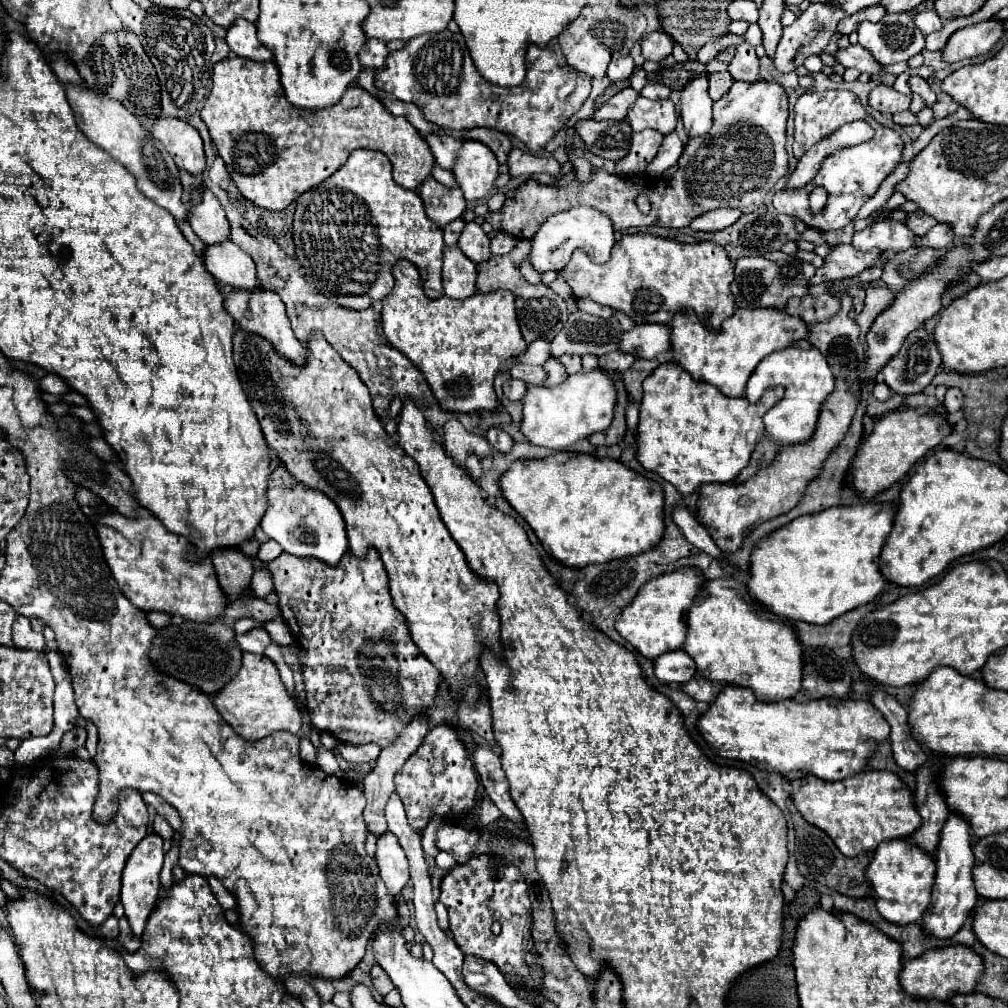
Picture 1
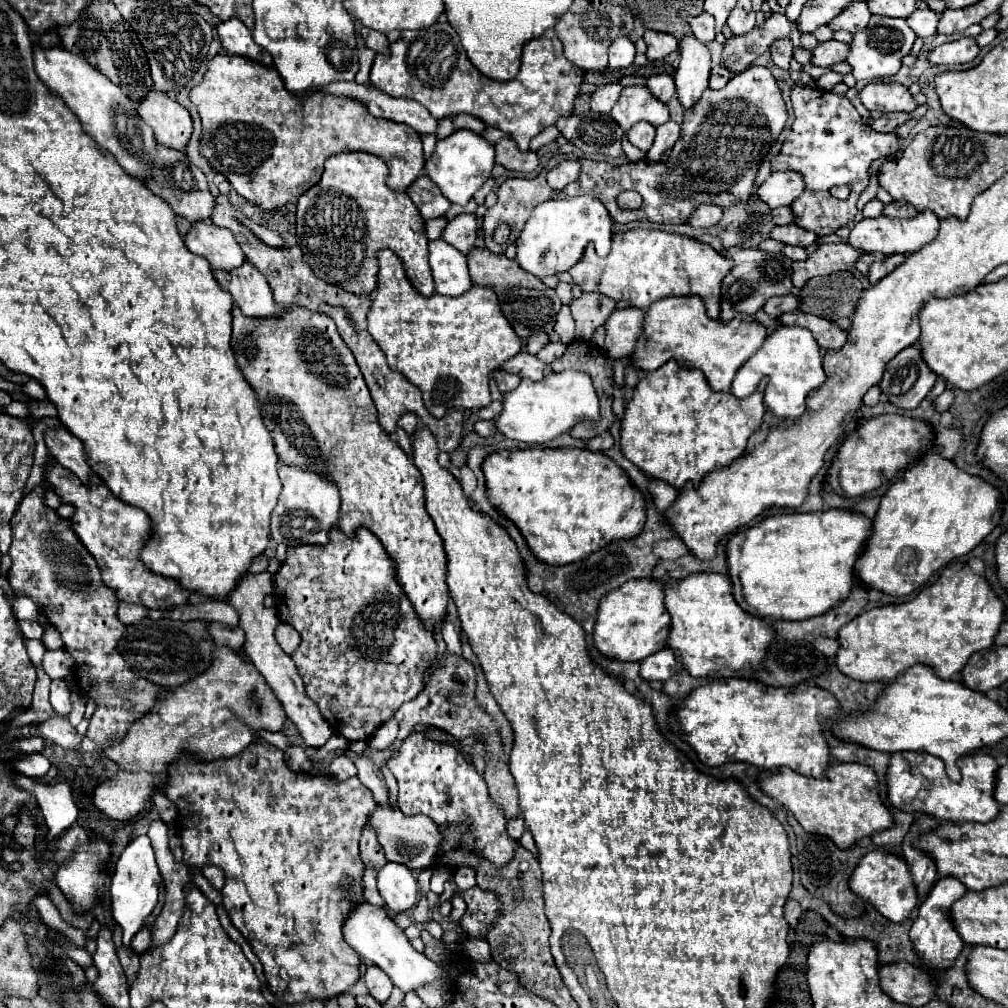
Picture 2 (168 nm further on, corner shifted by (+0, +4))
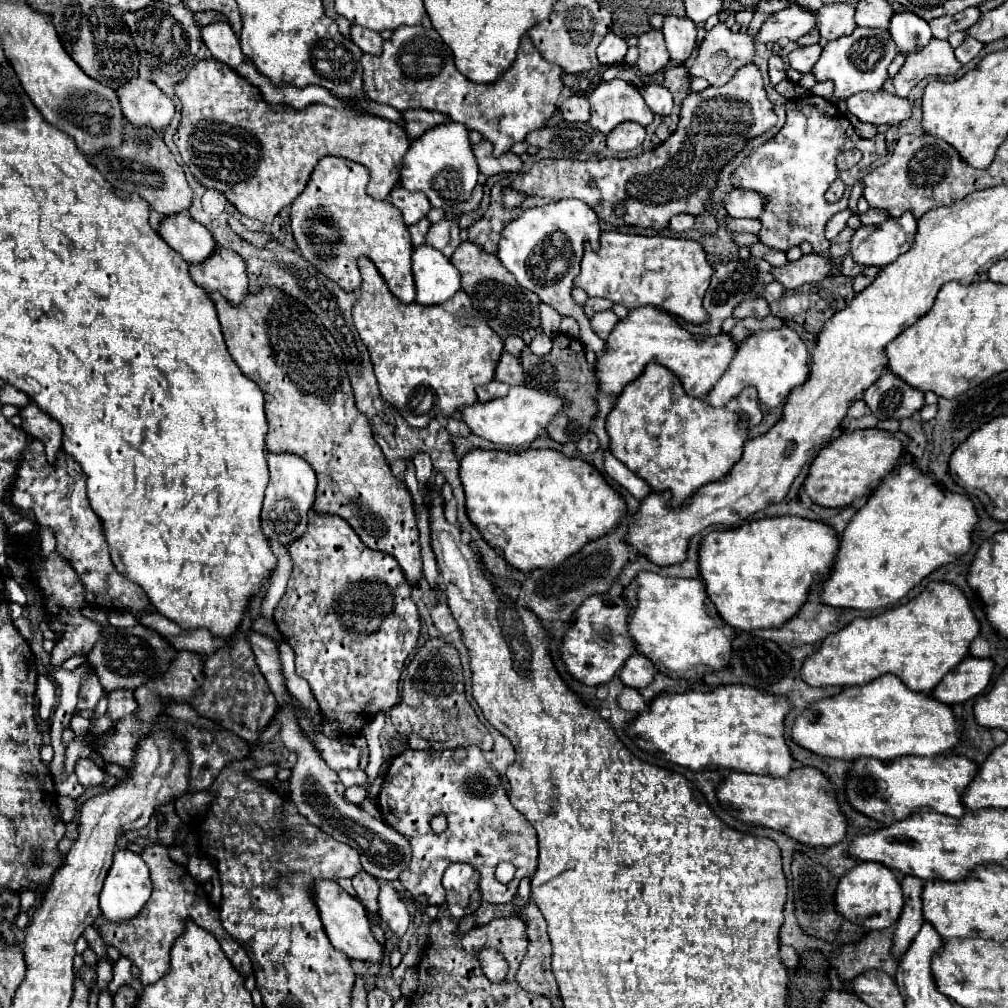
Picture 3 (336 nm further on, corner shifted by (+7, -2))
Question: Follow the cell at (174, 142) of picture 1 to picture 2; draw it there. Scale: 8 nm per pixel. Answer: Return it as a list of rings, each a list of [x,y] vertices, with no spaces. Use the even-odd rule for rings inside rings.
[[[155,89],[149,91],[141,101],[143,103],[139,103],[137,113],[153,129],[157,143],[185,151],[193,131],[189,111],[173,101],[171,95]]]

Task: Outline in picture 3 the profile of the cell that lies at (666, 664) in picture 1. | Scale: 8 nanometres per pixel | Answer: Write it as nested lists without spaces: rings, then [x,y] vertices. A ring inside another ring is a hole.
[[[634,653],[622,667],[620,671],[620,679],[626,687],[634,687],[634,689],[644,689],[652,683],[654,675],[656,675],[656,667],[652,667],[650,659],[644,659],[644,655]]]

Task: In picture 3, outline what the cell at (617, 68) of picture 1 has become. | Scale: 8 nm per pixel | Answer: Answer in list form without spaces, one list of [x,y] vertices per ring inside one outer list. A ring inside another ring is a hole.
[[[608,33],[598,47],[598,61],[600,61],[600,65],[606,65],[606,67],[622,65],[626,51],[628,51],[626,41],[614,33]]]

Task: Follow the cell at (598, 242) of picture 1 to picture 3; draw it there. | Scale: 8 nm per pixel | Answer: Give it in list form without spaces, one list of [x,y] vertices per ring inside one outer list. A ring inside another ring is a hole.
[[[560,199],[556,203],[532,207],[520,213],[504,227],[502,239],[498,243],[498,259],[518,279],[518,283],[528,291],[534,291],[542,303],[552,305],[558,313],[574,317],[580,325],[580,341],[586,345],[586,349],[596,353],[602,353],[606,343],[590,331],[590,321],[586,321],[582,307],[572,301],[570,291],[574,287],[574,277],[580,273],[584,243],[590,241],[592,249],[598,249],[600,235],[602,231],[598,217],[584,201]]]

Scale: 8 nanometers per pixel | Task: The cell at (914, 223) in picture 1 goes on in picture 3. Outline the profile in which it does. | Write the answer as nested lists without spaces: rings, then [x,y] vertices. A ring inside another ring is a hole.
[[[870,209],[866,213],[860,213],[862,225],[880,225],[880,223],[884,223],[888,219],[890,219],[890,215],[884,213],[884,211],[880,211],[880,209]]]

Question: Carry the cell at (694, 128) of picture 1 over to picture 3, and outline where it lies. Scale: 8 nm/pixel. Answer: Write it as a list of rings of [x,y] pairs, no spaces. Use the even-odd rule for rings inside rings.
[[[668,15],[664,21],[664,39],[672,61],[688,61],[696,47],[698,29],[688,17]]]

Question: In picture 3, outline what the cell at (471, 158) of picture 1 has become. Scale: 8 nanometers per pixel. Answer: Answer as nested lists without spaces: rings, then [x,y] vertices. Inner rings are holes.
[[[450,121],[430,129],[420,139],[410,143],[408,153],[404,155],[404,165],[400,173],[400,181],[408,191],[422,191],[432,207],[440,207],[444,211],[456,211],[470,195],[478,183],[478,163],[472,153],[472,143],[468,139],[468,129],[462,123]]]

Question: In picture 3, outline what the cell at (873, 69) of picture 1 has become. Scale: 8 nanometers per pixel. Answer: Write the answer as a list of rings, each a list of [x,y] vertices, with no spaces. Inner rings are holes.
[[[808,45],[808,47],[798,47],[788,55],[790,67],[800,71],[800,73],[810,73],[812,67],[816,65],[816,59],[820,57],[822,47],[820,45]]]

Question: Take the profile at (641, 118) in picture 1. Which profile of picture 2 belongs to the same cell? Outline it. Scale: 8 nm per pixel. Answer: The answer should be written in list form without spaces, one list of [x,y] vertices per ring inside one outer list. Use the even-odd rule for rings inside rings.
[[[631,85],[623,87],[619,101],[609,113],[617,125],[627,131],[637,121],[647,121],[651,125],[663,125],[669,121],[669,109],[665,103],[655,99],[647,87]]]

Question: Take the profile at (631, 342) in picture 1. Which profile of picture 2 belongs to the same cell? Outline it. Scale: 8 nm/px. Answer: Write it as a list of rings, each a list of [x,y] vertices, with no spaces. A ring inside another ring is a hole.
[[[637,307],[615,309],[607,321],[607,337],[605,337],[605,351],[611,359],[627,359],[629,353],[635,349],[635,341],[641,337],[643,327],[643,311]]]

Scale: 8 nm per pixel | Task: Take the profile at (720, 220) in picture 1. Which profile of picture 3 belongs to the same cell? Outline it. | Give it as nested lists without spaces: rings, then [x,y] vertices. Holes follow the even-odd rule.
[[[676,215],[670,219],[670,227],[674,231],[690,231],[694,227],[694,221],[696,221],[696,217],[692,217],[692,215]]]

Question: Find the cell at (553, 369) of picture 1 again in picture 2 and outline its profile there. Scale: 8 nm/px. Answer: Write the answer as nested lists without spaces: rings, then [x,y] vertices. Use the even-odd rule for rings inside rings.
[[[549,341],[549,343],[537,353],[537,357],[539,357],[545,365],[549,365],[551,361],[559,359],[563,353],[565,353],[565,343],[561,343],[561,341]]]

